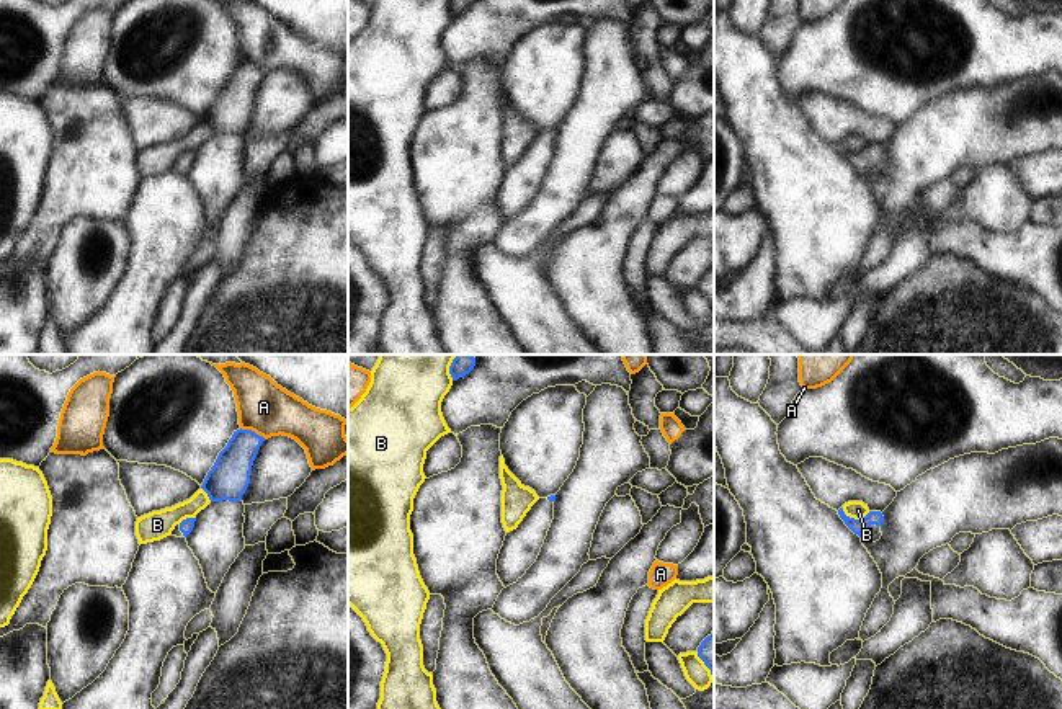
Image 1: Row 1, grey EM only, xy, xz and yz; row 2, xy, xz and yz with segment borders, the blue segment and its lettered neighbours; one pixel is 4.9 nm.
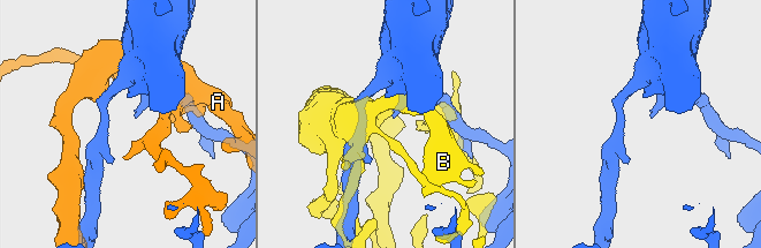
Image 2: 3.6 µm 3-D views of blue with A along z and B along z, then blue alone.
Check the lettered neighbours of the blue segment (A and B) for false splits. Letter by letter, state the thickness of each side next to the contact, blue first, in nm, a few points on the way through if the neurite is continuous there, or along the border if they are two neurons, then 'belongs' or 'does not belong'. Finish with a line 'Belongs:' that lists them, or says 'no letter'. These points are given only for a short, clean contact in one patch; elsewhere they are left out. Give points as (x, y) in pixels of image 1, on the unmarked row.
A: 200/260 nm | does not belong
B: 70/90 nm | does not belong
Belongs: no letter

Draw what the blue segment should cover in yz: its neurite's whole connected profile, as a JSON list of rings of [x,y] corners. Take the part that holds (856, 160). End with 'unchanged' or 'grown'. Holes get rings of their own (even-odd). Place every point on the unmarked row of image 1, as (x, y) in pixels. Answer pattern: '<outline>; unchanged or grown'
[[[843,142],[838,144],[840,152],[845,158],[859,172],[876,176],[881,173],[881,160],[884,157],[884,150],[881,145],[869,145],[863,154],[855,154],[845,149]]]; grown

